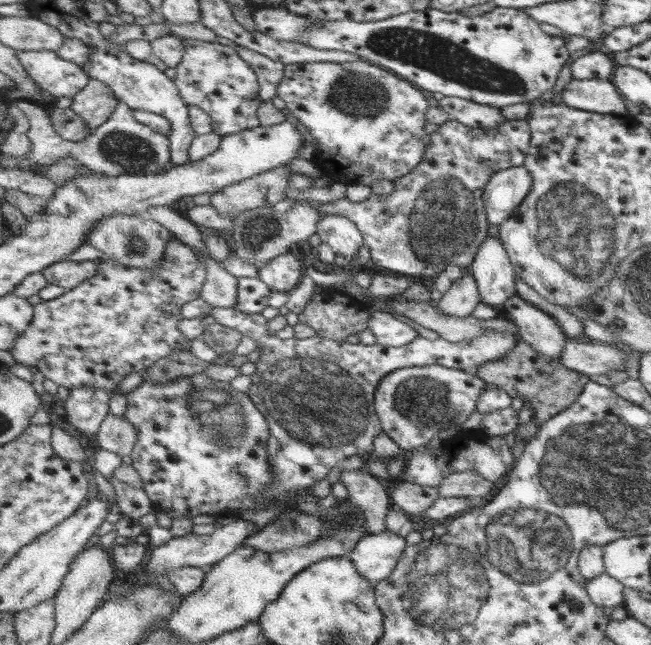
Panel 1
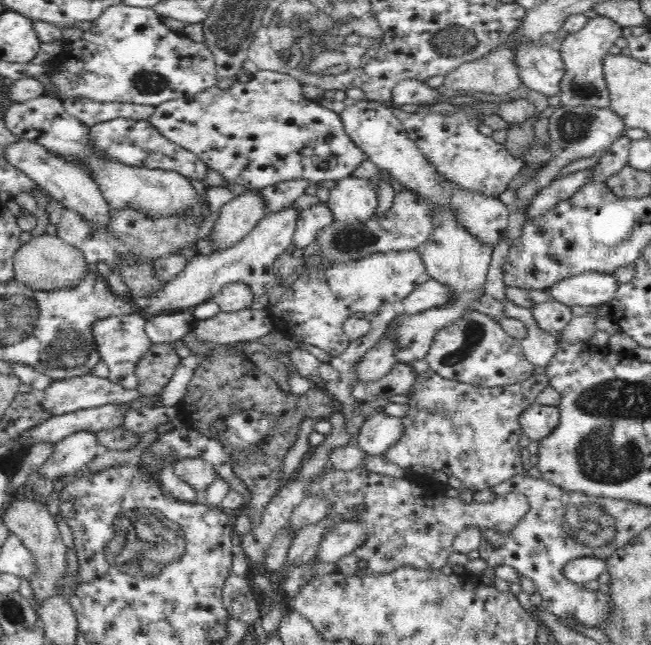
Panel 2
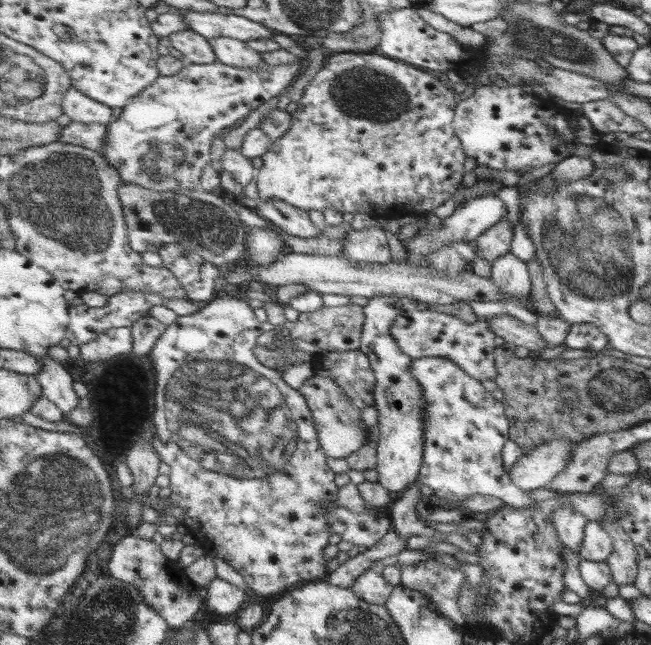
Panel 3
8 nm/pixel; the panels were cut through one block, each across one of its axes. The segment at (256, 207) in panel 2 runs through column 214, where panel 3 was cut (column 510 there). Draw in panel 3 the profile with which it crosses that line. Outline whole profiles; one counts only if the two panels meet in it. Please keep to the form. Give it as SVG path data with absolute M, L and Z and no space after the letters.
M507 217L486 230L477 240L477 251L472 256L483 258L492 264L501 255L511 253L514 232L513 221Z

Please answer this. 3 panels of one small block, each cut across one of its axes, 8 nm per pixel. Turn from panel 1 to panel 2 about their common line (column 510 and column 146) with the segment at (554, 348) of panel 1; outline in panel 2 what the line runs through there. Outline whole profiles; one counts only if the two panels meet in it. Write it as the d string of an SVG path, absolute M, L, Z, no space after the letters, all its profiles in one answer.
M290 206L286 211L262 217L254 230L247 234L234 246L217 253L195 255L183 270L175 276L169 276L164 290L154 298L133 298L132 305L135 311L142 312L144 318L166 313L169 310L190 311L193 306L212 298L225 284L244 282L250 286L254 294L254 306L264 309L267 306L266 292L269 287L279 284L280 280L274 274L272 265L293 239L295 224L298 220L299 209Z

